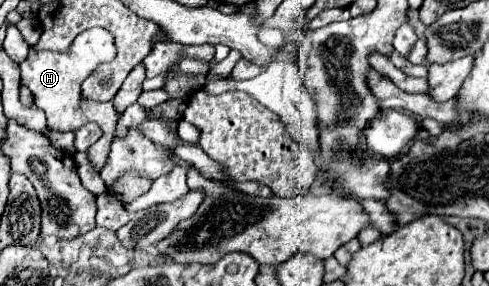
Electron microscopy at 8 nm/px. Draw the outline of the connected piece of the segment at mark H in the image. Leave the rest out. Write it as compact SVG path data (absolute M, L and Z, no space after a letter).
M90 28L76 36L70 50L34 52L34 48L30 48L30 56L22 62L22 84L28 86L28 90L32 92L34 104L46 112L48 128L58 130L58 132L74 132L86 122L100 124L103 135L93 144L93 147L88 149L90 166L94 172L100 172L108 162L112 132L116 128L120 112L114 108L112 102L82 102L80 84L98 64L110 62L114 56L116 56L116 46L114 46L112 34L102 28Z

